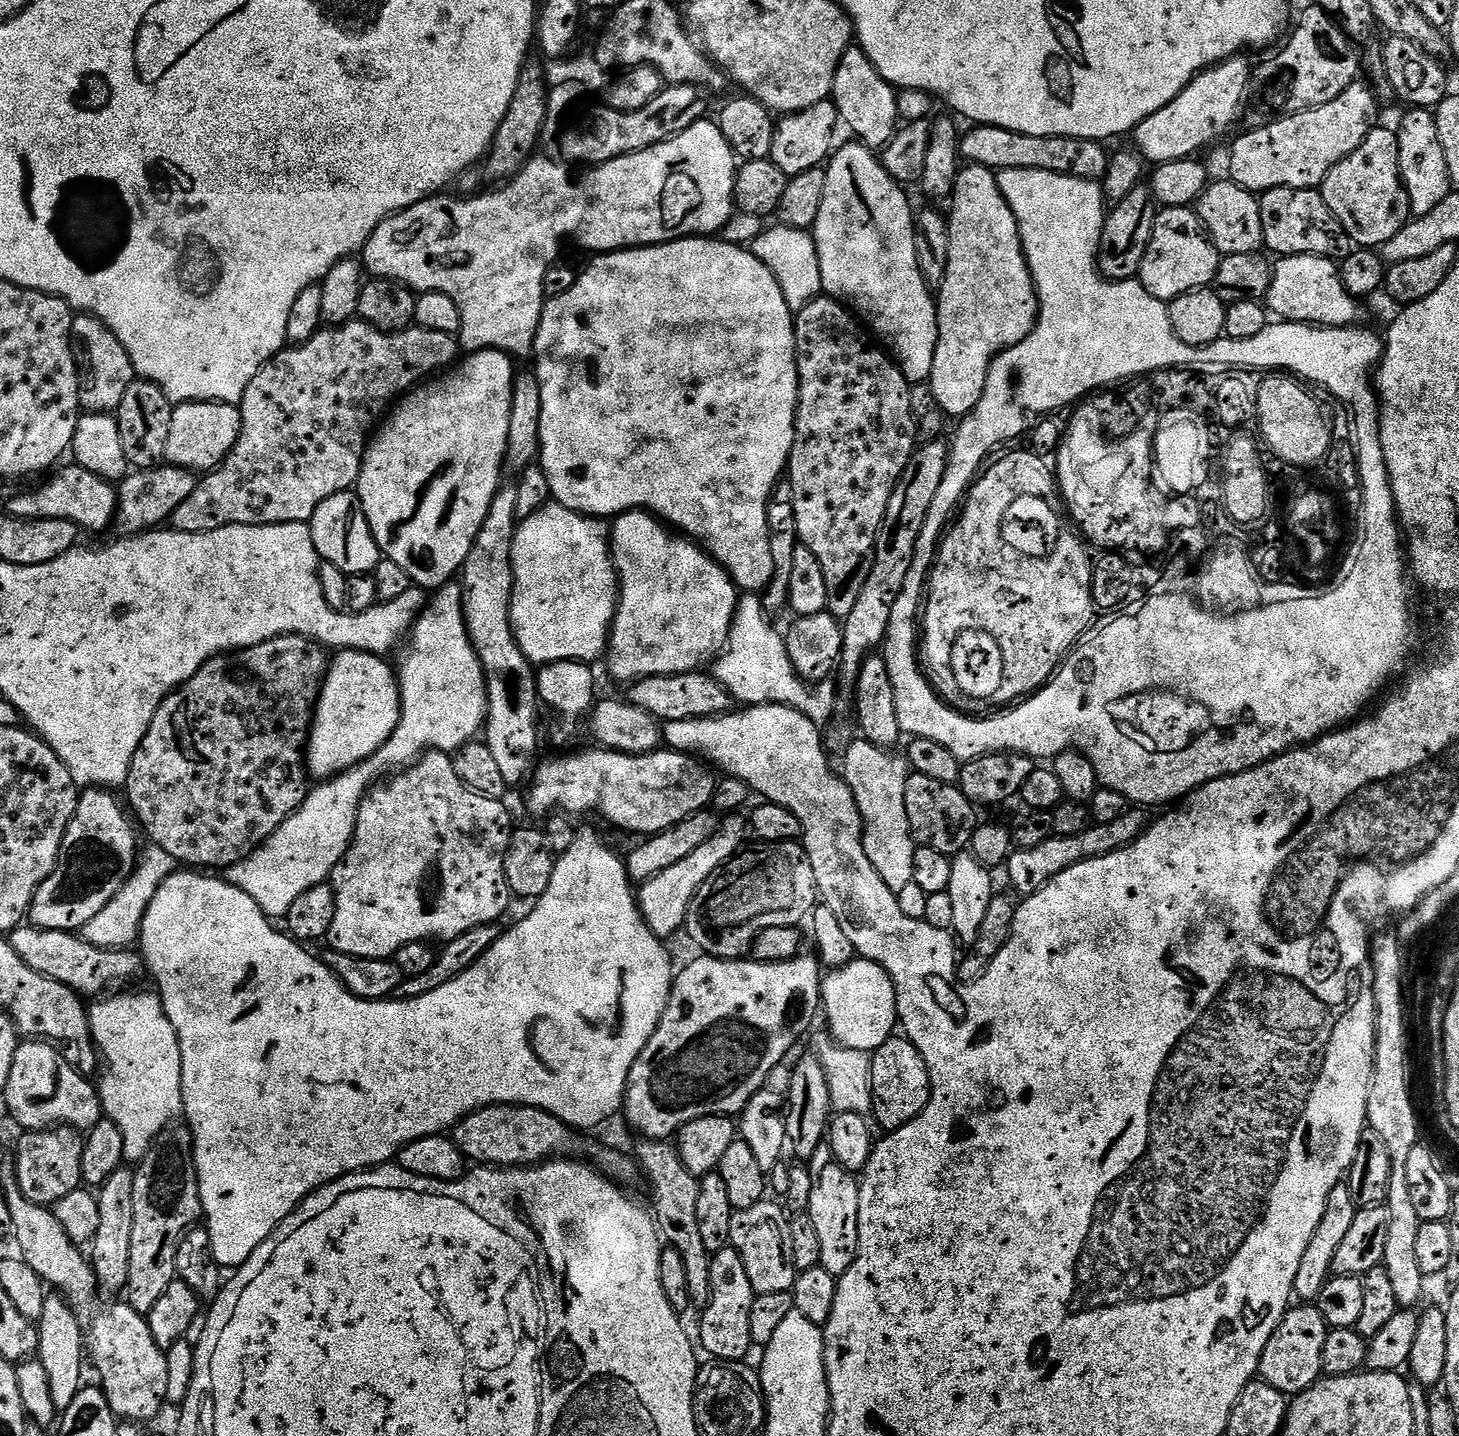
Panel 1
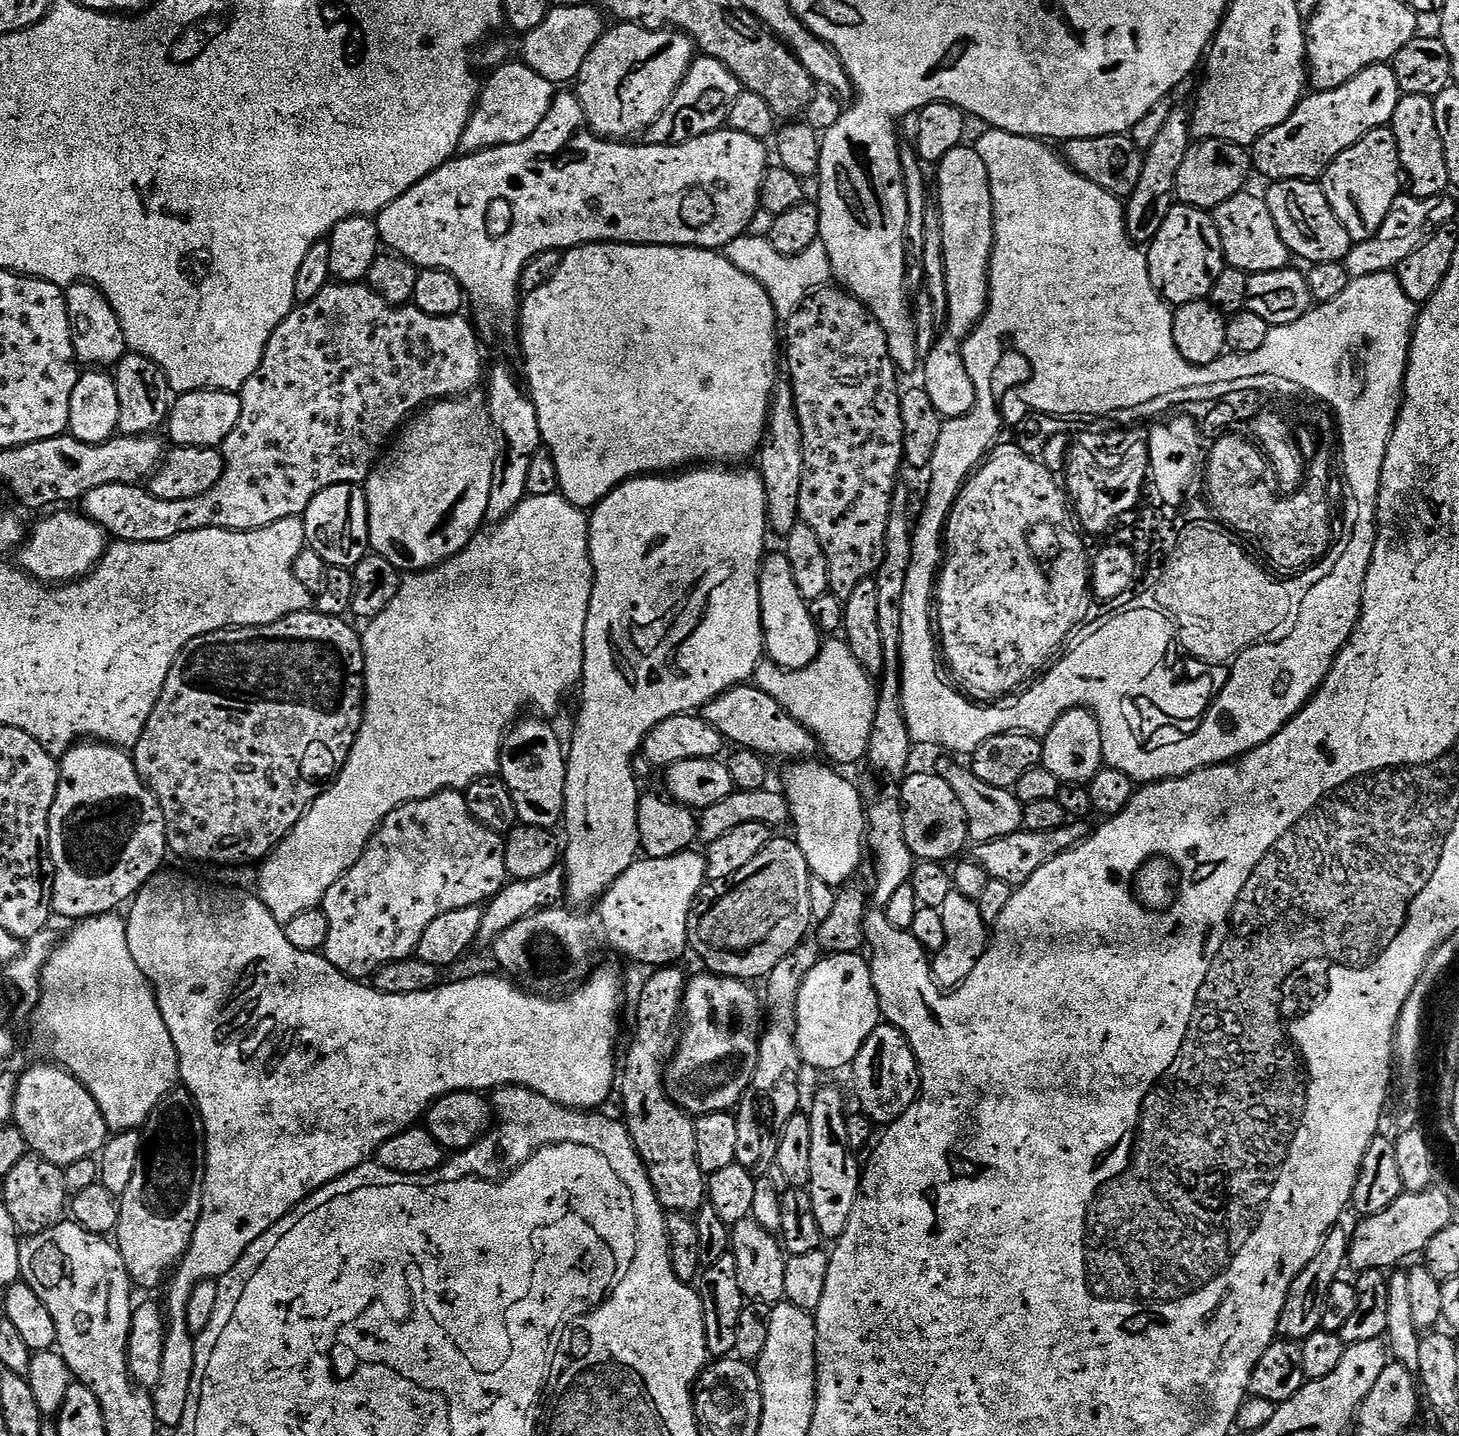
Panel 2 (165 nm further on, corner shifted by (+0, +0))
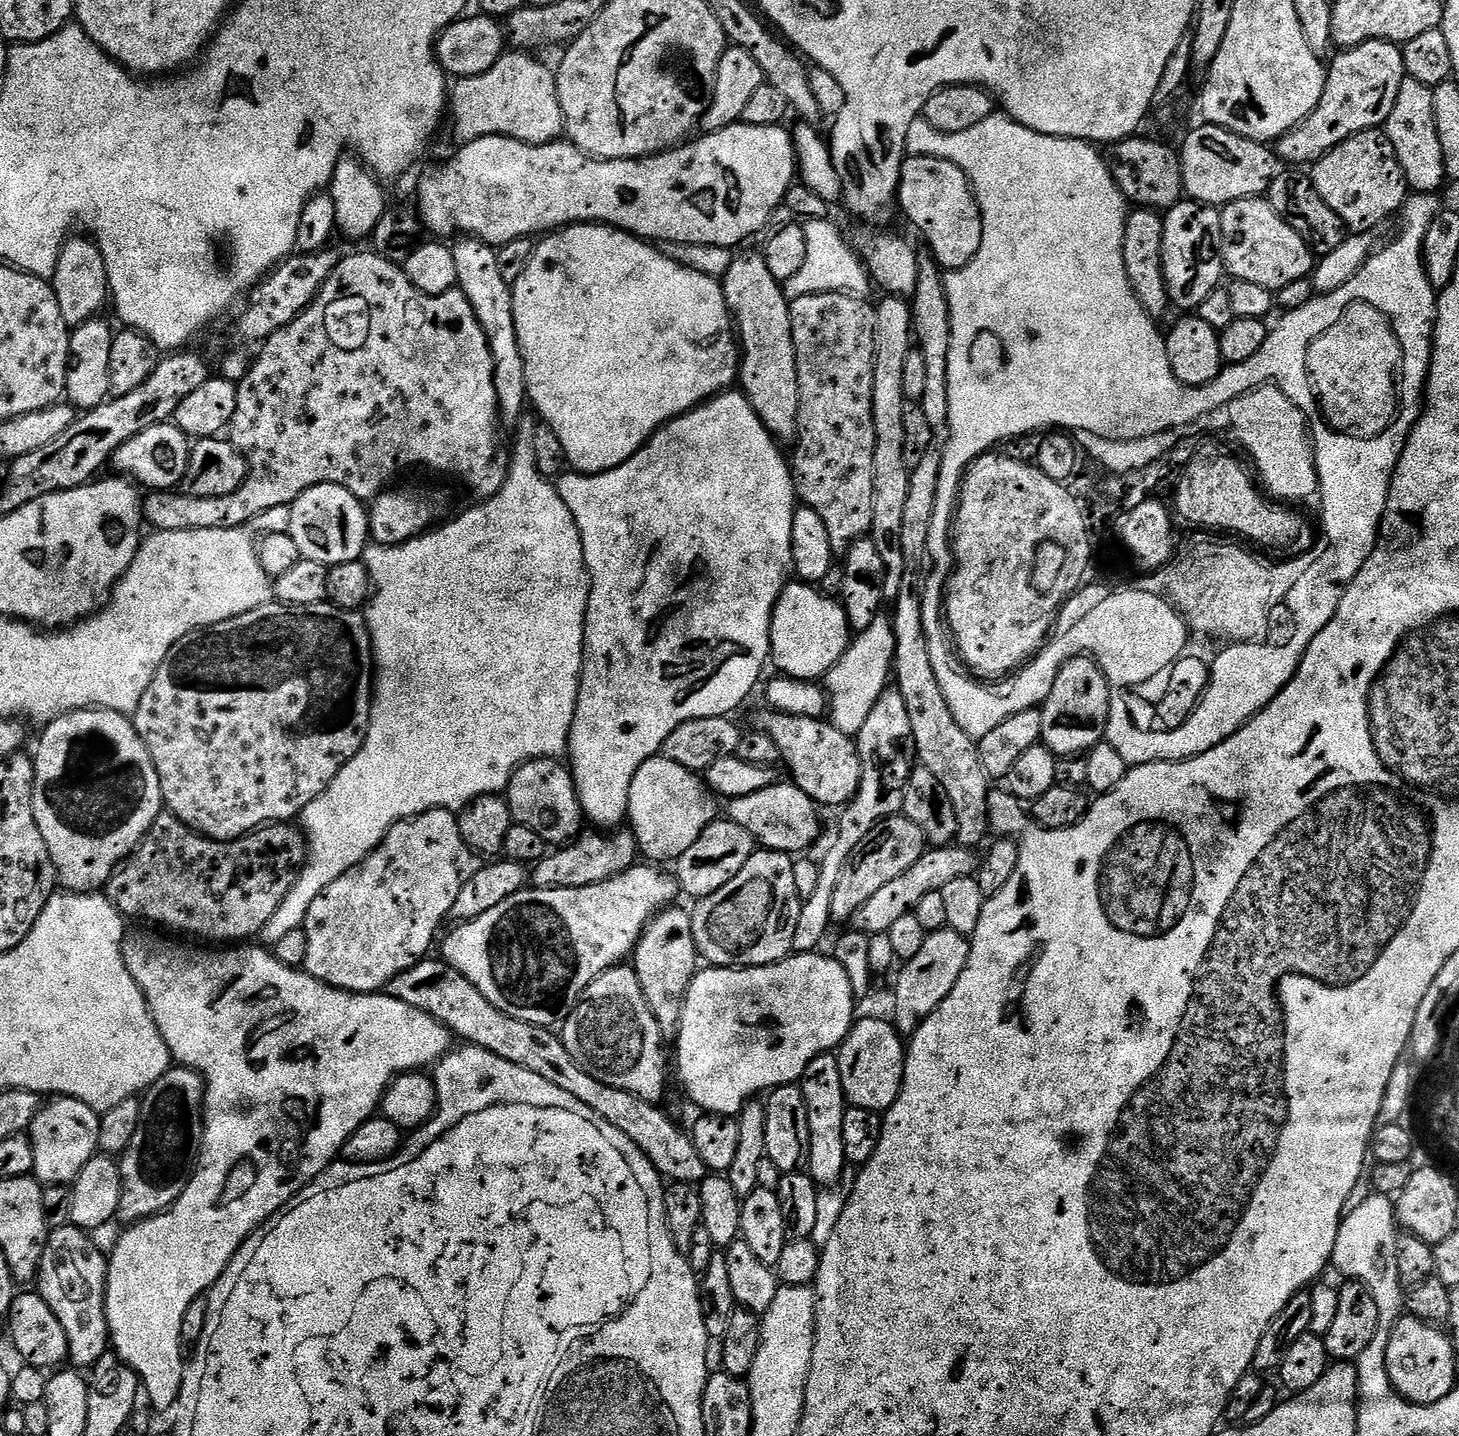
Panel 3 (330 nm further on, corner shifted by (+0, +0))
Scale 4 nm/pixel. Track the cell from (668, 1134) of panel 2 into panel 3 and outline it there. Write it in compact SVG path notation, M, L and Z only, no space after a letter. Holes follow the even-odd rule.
M680 906L661 911L649 923L634 953L634 967L638 982L646 994L646 1002L656 1016L656 1021L665 1030L675 1029L683 1018L684 1001L698 973L698 953L694 942L692 918Z

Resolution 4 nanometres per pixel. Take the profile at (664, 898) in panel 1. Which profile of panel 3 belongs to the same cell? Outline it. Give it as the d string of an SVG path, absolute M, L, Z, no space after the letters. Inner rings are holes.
M633 866L628 868L622 874L618 874L614 878L610 878L601 884L594 886L586 886L585 888L534 888L525 887L524 891L514 894L510 898L506 898L506 902L502 902L498 906L494 906L494 910L486 910L486 914L482 914L478 918L461 923L456 929L449 934L444 940L443 959L452 968L457 968L469 982L478 989L495 1008L502 1010L506 1014L510 1014L510 1018L518 1018L522 1022L530 1022L537 1024L543 1028L552 1028L568 1019L572 1015L572 1011L576 1009L584 991L602 975L608 968L617 967L621 962L633 955L636 945L639 944L641 936L648 927L650 921L661 910L667 909L669 906L677 903L676 895L681 895L682 889L675 877L668 876L656 866L646 866L648 868L640 868L641 866Z

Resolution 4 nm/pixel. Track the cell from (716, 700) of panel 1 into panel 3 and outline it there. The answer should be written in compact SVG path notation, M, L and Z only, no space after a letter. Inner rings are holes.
M764 710L758 728L776 741L783 767L792 771L791 783L798 785L817 805L829 804L839 809L851 804L863 779L860 752L853 737L843 733L827 719L791 716L775 710Z

